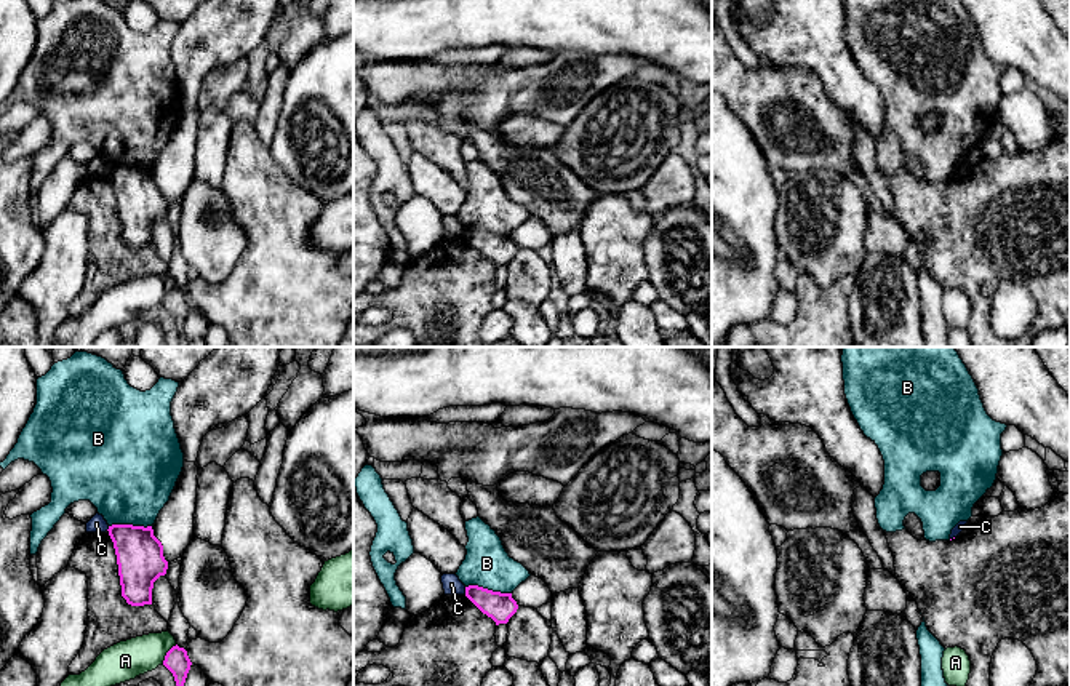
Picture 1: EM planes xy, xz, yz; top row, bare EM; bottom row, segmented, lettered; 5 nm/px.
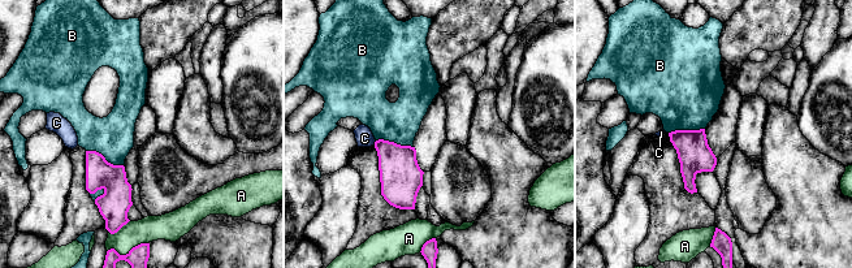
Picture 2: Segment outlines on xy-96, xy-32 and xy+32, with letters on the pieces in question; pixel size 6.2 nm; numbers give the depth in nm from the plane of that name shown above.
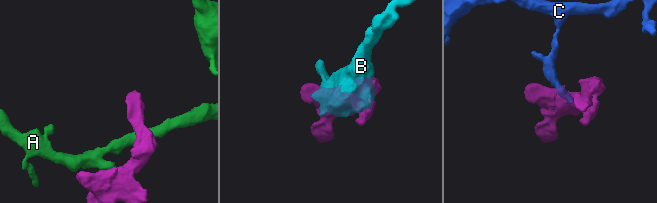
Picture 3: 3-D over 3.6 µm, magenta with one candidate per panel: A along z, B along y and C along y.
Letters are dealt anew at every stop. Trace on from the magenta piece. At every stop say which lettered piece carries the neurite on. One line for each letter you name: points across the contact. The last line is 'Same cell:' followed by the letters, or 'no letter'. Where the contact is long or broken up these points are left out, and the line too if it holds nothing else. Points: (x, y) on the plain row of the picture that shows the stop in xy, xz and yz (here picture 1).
Same cell: no letter

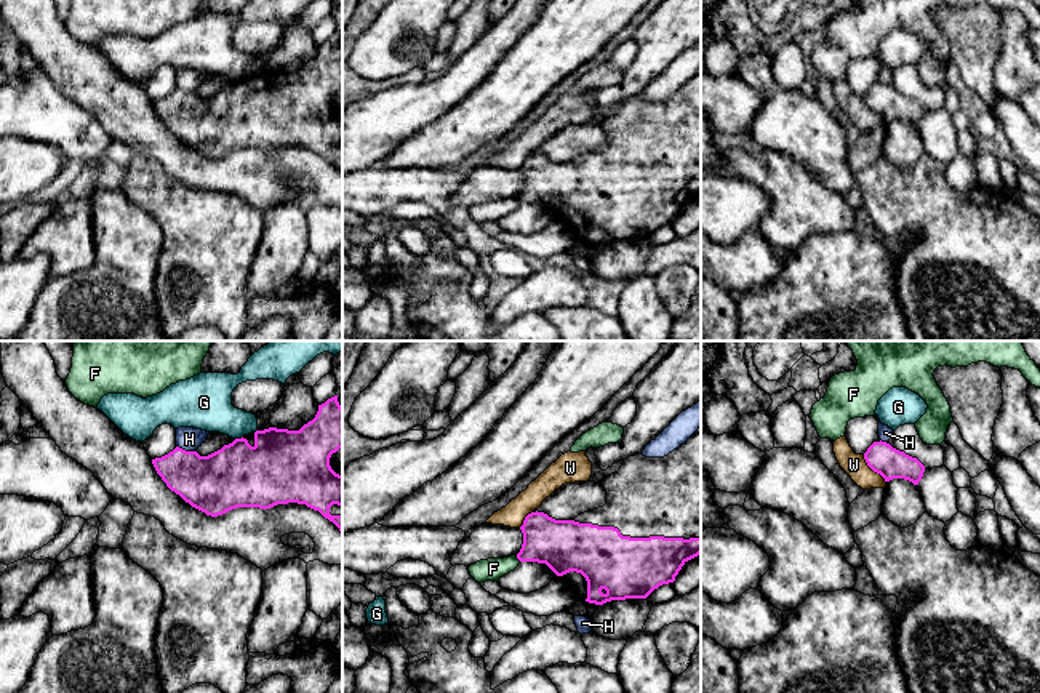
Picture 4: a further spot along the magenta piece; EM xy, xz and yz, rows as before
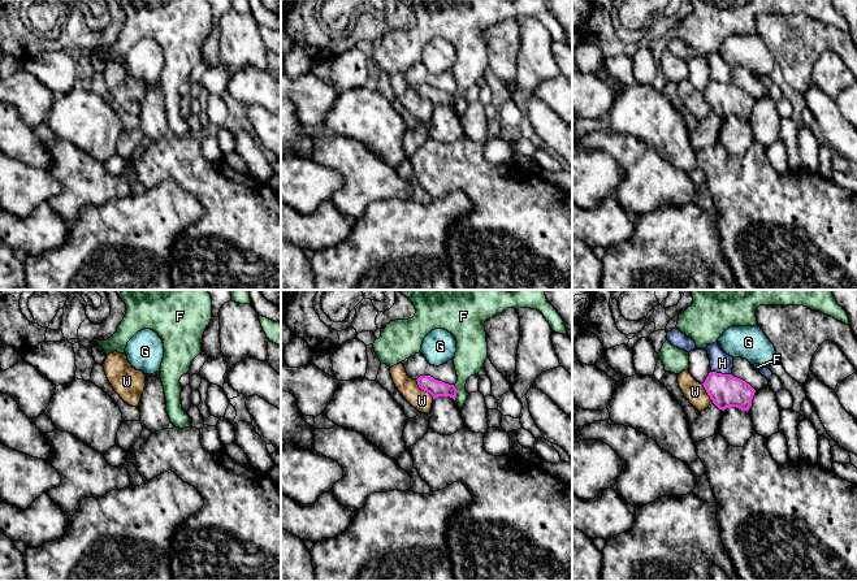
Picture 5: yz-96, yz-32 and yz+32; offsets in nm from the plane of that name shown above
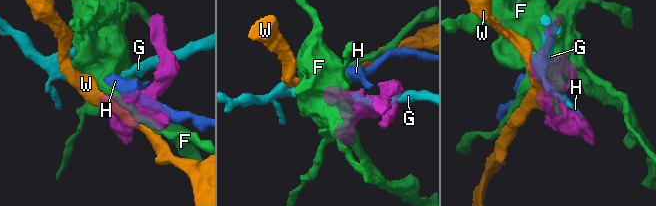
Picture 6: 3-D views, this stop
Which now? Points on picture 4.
Same cell: no letter

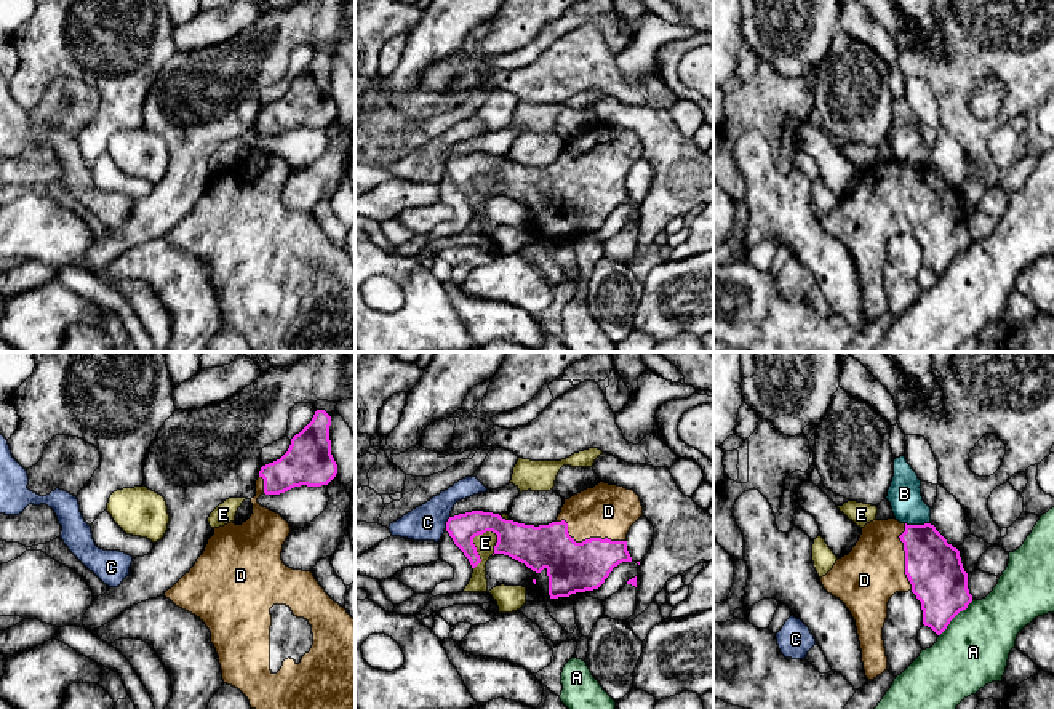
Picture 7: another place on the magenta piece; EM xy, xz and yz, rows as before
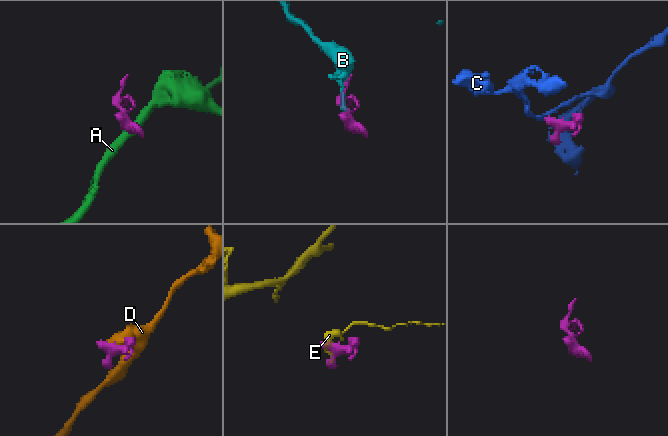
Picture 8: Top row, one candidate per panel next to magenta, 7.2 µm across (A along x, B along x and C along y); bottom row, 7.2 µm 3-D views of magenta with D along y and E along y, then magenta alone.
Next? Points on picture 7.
Same cell: D

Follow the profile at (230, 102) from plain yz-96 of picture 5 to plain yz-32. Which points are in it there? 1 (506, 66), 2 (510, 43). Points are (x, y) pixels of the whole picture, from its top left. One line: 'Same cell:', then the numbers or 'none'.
Same cell: none

